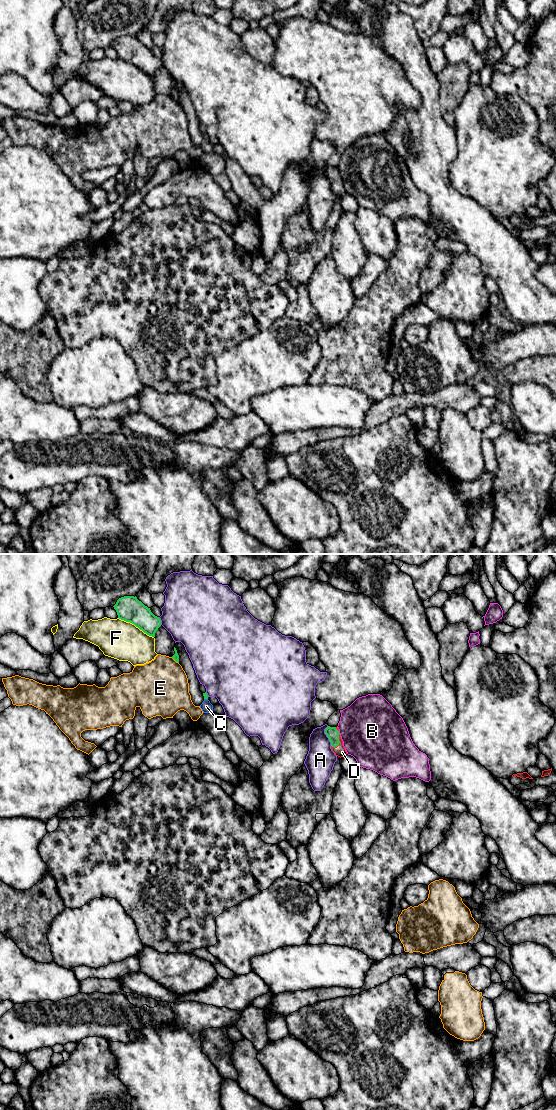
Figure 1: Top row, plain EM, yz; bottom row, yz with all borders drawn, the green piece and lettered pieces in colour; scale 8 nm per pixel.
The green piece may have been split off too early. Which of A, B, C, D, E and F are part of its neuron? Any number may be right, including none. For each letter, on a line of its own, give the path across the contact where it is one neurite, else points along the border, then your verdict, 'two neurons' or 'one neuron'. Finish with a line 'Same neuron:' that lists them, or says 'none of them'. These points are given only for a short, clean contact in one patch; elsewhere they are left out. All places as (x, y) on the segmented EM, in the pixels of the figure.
A: two neurons
B: along yz (338, 731), (340, 733) | two neurons
C: two neurons
D: across yz (332, 733), (339, 741), (339, 751) | one neuron
E: two neurons
F: two neurons
Same neuron: D

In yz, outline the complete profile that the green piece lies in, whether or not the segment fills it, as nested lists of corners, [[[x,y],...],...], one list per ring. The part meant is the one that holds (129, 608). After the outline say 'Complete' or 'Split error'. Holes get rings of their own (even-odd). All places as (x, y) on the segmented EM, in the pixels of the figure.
[[[136,596],[121,597],[113,607],[119,619],[134,624],[149,636],[155,637],[156,631],[161,626],[160,618],[155,616]]]. Complete

